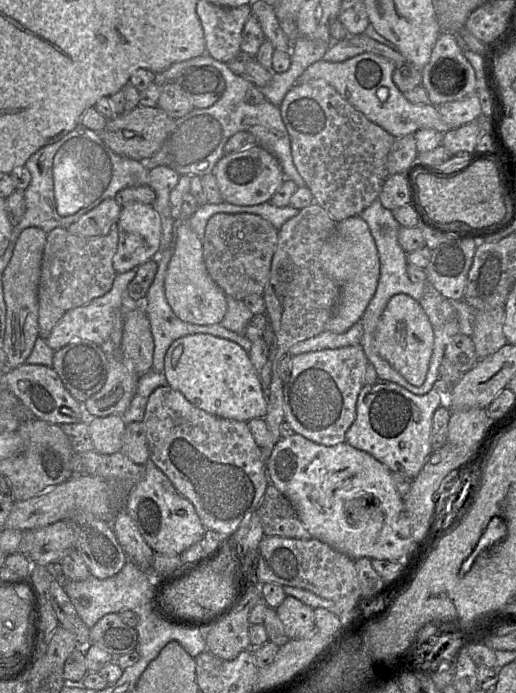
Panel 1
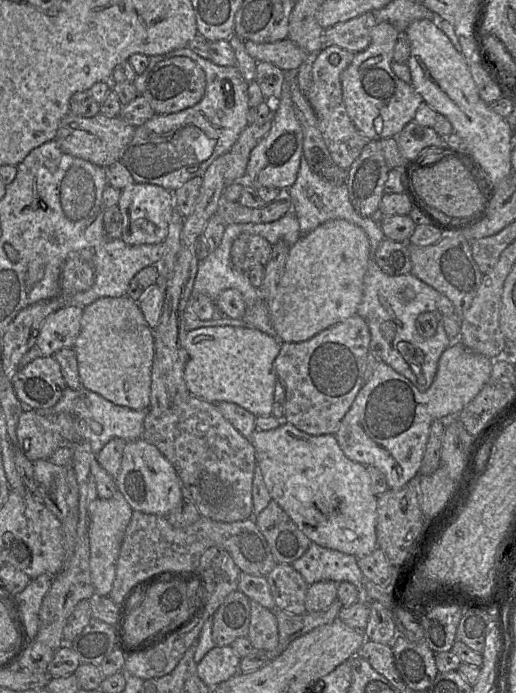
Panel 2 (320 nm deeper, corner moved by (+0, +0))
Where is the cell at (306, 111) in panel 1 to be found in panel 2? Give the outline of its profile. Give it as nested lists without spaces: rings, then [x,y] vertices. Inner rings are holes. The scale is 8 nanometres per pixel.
[[[325,45],[316,55],[311,55],[312,81],[307,92],[307,100],[313,108],[318,120],[318,128],[323,136],[331,158],[337,166],[349,170],[368,143],[351,121],[342,96],[341,73],[354,58],[351,51],[336,45]]]

